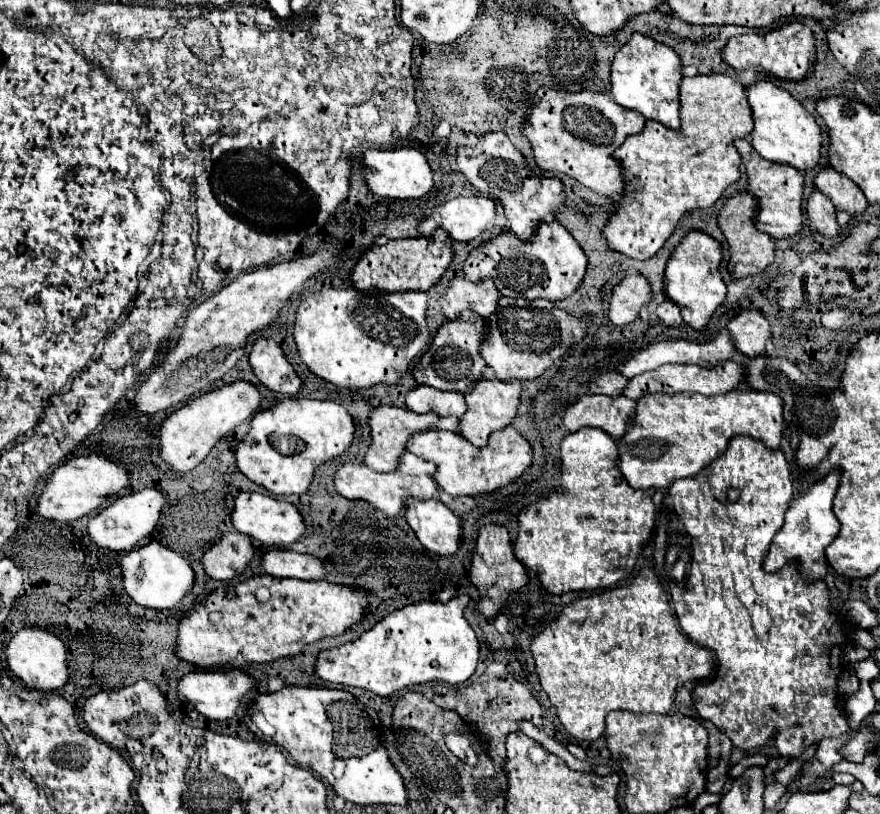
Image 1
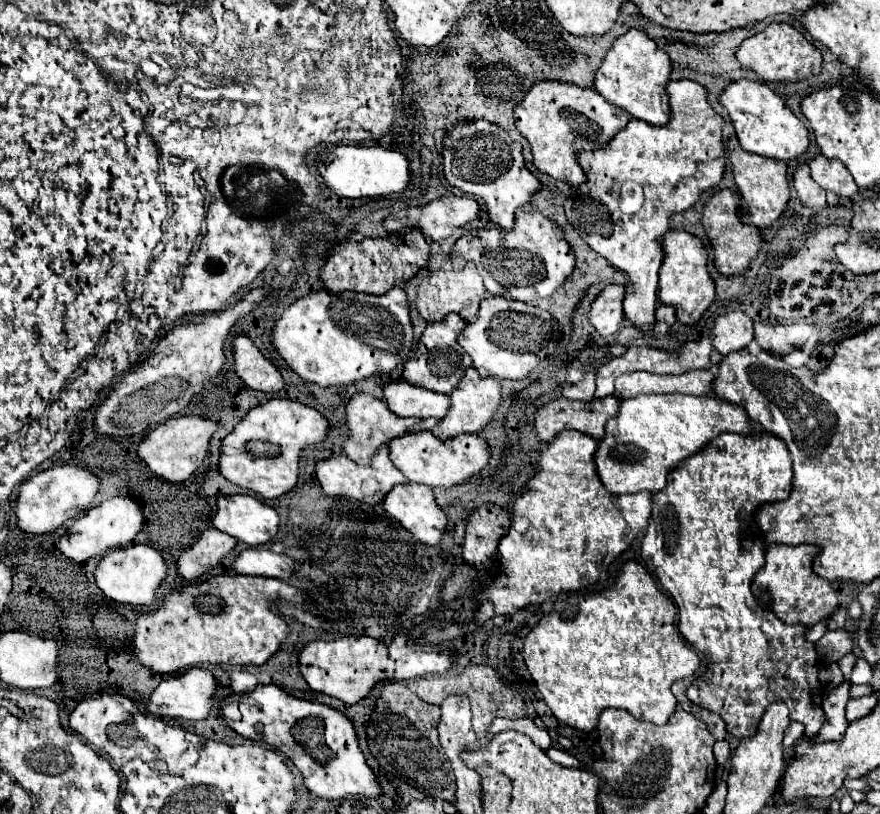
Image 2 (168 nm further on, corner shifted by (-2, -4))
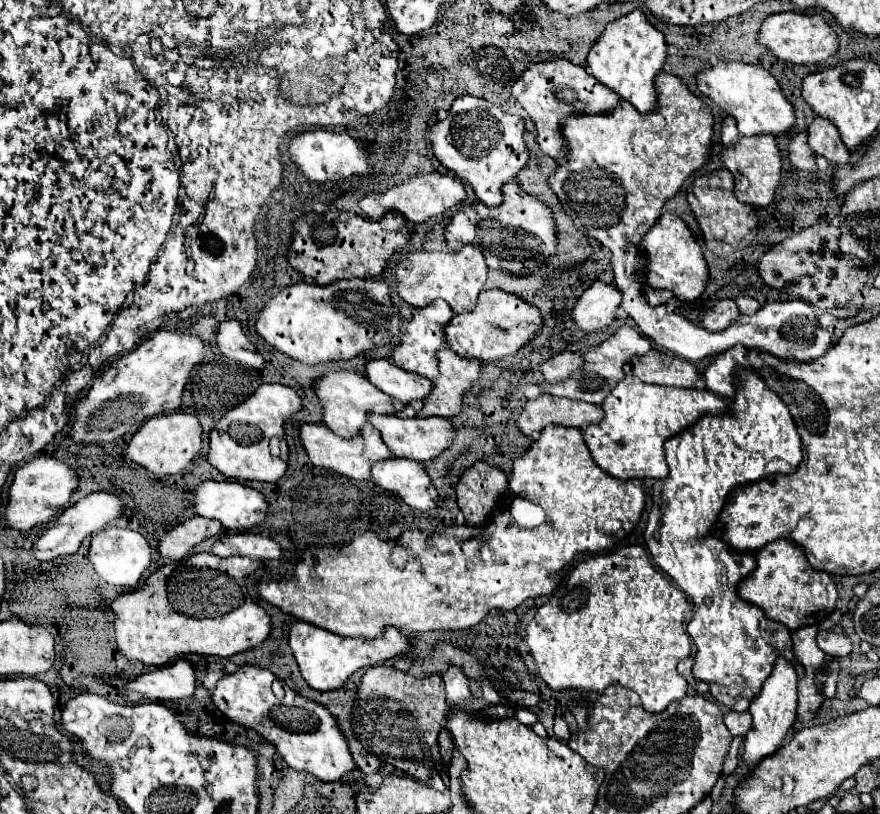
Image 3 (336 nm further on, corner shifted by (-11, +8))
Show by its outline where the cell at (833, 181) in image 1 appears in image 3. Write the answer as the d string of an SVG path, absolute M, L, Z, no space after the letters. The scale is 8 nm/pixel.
M820 117L808 127L808 145L816 155L826 157L834 167L846 167L850 163L850 151L842 143L834 123Z

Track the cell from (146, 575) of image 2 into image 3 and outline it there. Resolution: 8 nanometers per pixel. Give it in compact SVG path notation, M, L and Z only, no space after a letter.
M108 527L106 531L100 531L92 537L88 559L94 565L96 573L106 583L116 585L116 587L124 587L124 589L136 589L146 567L150 567L150 563L152 563L152 547L150 547L148 539L136 531Z

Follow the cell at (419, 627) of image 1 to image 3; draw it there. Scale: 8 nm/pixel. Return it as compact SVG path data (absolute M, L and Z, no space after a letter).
M296 621L290 629L290 647L298 661L300 673L306 679L306 683L318 691L332 691L346 685L346 681L360 669L368 669L374 665L382 665L388 659L396 659L400 655L406 655L414 649L410 639L396 631L394 627L388 627L384 637L378 639L362 639L362 637L342 637L334 635L326 629L320 629L306 621Z

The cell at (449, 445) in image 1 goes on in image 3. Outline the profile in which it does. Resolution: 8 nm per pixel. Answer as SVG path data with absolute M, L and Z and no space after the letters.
M370 415L370 423L374 425L374 429L378 429L382 433L384 443L388 445L388 449L392 451L394 457L406 457L406 459L414 459L414 461L420 461L420 463L426 463L426 461L440 457L452 445L452 435L456 433L456 425L450 419L444 419L444 417L404 419L404 417Z

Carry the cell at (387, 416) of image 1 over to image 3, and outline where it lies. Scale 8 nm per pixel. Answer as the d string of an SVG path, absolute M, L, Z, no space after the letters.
M328 371L316 385L316 395L324 405L324 423L328 429L332 429L338 437L344 439L354 439L354 435L360 435L364 423L368 423L370 413L380 413L380 415L396 415L402 411L406 405L400 401L388 397L380 389L376 389L366 377L352 373L352 371Z

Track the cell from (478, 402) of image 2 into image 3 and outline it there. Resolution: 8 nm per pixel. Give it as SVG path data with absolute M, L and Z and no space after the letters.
M444 347L436 353L440 377L434 379L432 395L424 399L424 409L420 417L454 417L462 411L462 399L472 391L474 383L482 377L484 365L476 359L466 359L456 355L452 349Z

